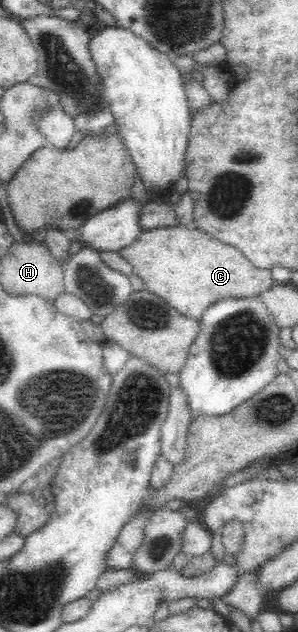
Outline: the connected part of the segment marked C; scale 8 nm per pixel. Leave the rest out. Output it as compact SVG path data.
M175 225L142 231L138 240L119 254L131 264L133 274L144 280L146 291L162 297L191 319L199 319L218 300L250 298L275 286L270 269L257 268L238 248L223 244L198 228L188 230Z

